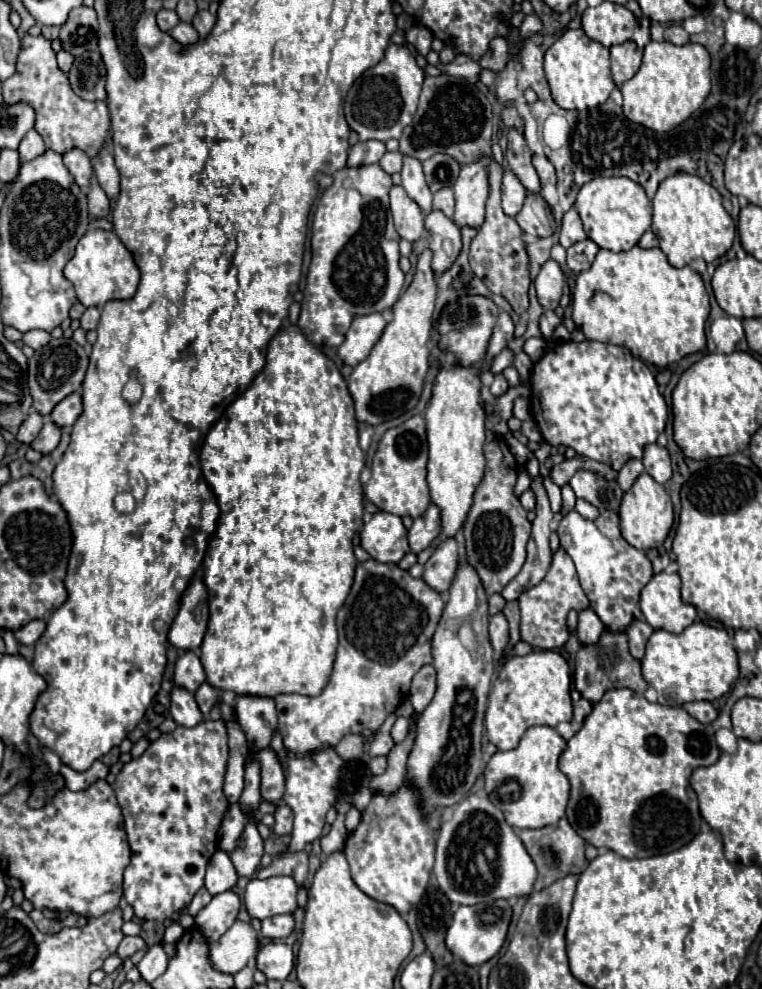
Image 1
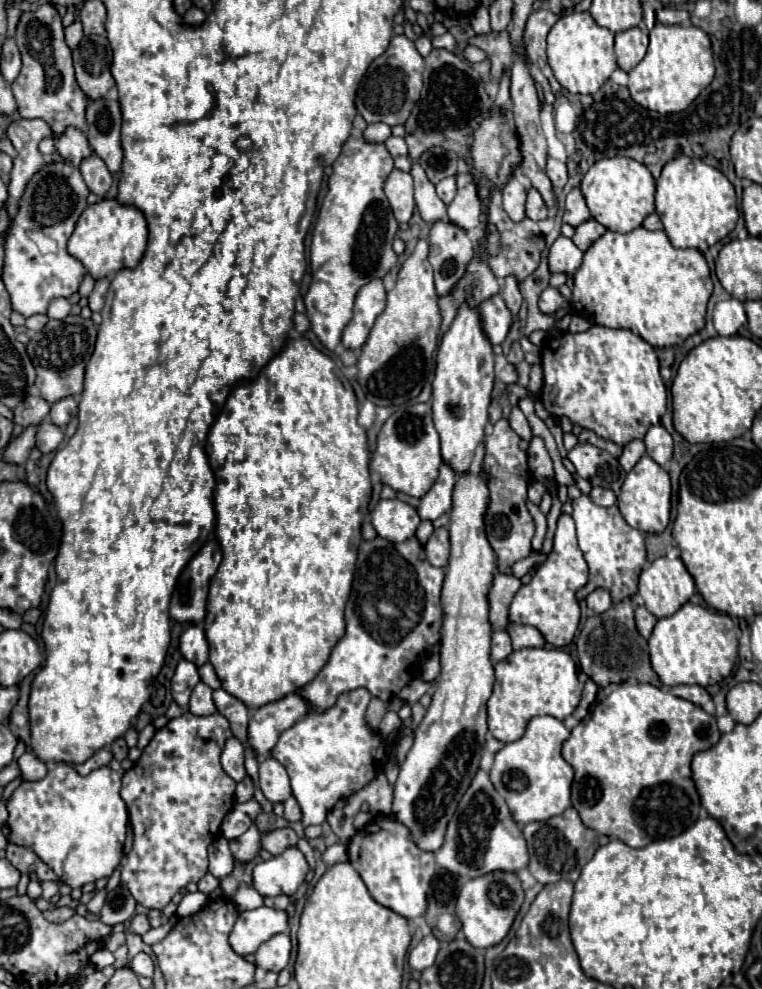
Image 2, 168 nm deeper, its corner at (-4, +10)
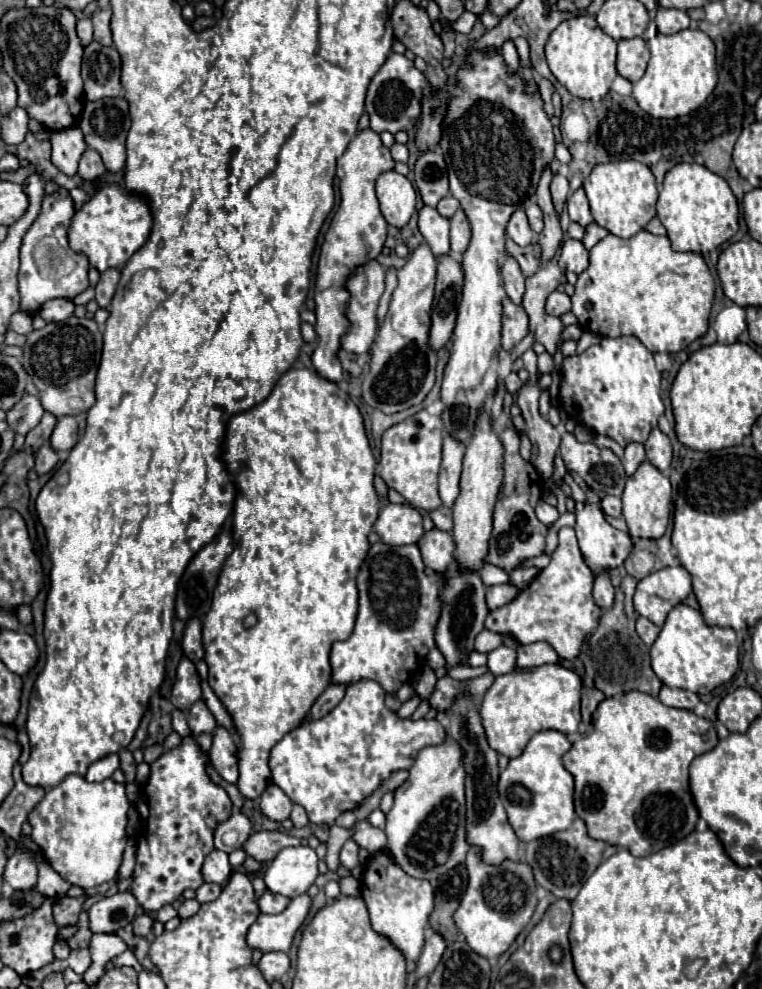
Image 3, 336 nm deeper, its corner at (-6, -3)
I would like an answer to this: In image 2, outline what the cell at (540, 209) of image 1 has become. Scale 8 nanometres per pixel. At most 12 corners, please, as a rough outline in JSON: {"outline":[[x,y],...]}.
{"outline":[[537,189],[527,191],[527,217],[547,219],[547,205]]}

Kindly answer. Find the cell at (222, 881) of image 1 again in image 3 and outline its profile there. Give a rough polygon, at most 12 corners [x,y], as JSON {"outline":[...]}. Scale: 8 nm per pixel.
{"outline":[[207,854],[205,882],[225,884],[231,876],[227,854]]}

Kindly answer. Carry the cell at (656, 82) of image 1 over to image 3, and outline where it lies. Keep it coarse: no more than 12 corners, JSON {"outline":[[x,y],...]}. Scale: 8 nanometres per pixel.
{"outline":[[701,30],[647,40],[633,98],[653,118],[697,110],[717,84]]}

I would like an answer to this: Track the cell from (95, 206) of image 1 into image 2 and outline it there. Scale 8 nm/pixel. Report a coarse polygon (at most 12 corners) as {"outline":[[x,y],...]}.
{"outline":[[97,155],[83,159],[79,171],[91,193],[107,195],[113,179]]}

